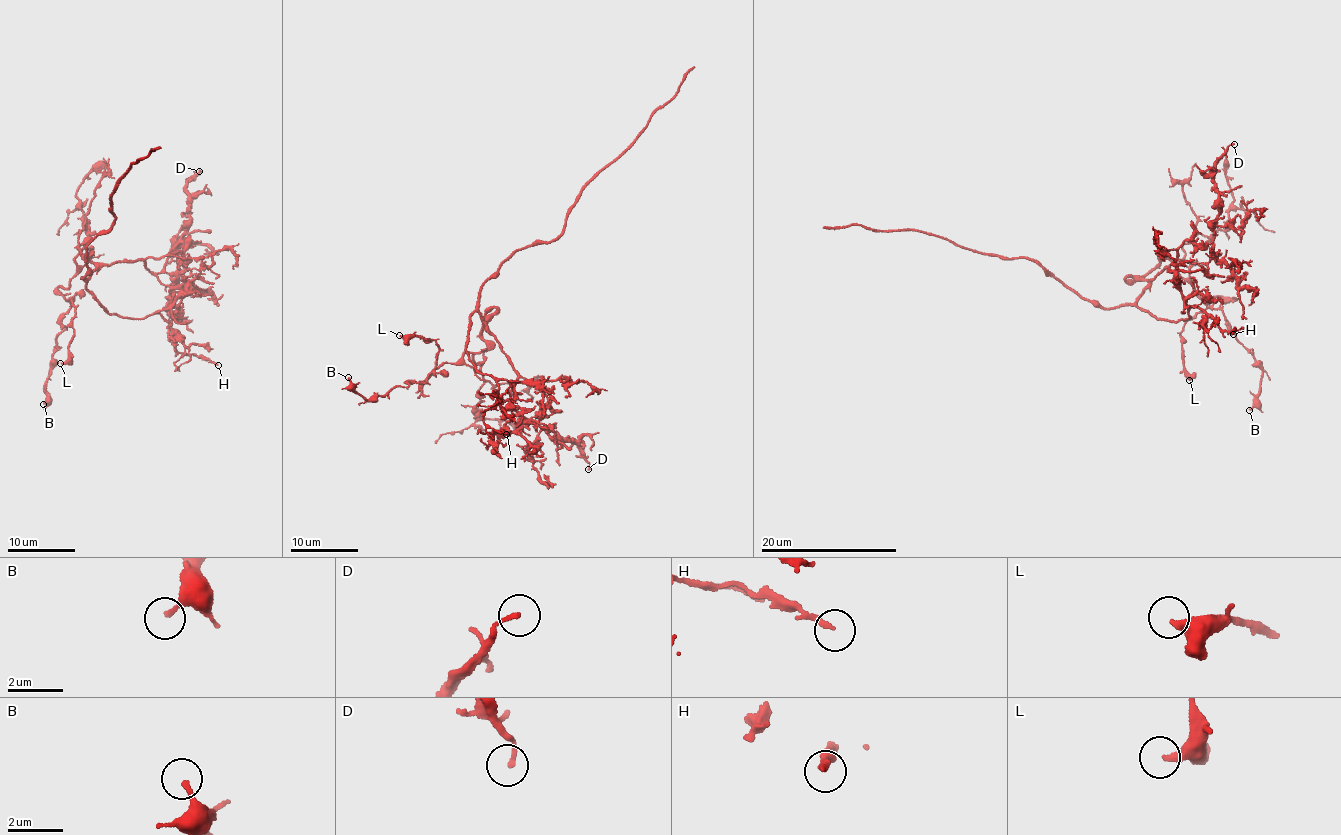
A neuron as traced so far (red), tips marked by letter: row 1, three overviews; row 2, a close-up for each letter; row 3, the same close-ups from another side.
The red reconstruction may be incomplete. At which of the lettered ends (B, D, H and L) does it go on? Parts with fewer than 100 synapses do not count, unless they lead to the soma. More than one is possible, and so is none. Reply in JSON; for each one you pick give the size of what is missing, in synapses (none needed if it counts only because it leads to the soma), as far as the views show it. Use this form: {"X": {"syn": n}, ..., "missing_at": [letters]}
{"missing_at": []}

